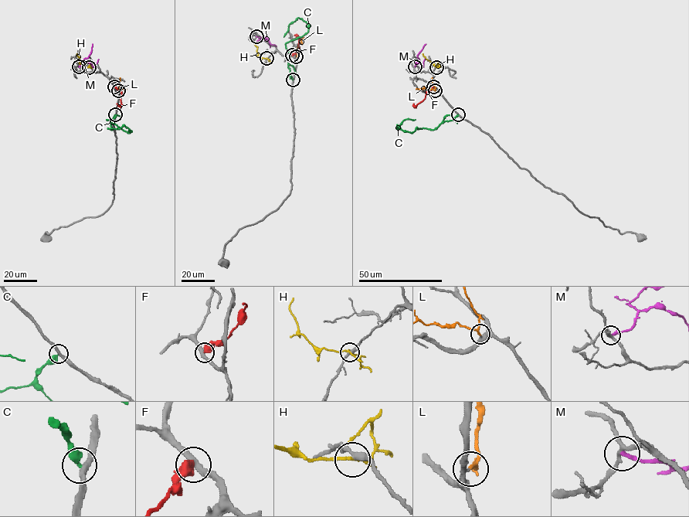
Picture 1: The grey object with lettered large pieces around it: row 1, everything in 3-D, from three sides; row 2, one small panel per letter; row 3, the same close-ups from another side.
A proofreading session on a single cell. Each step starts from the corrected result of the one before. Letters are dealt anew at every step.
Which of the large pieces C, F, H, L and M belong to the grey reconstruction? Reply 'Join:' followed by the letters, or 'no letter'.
Join: L

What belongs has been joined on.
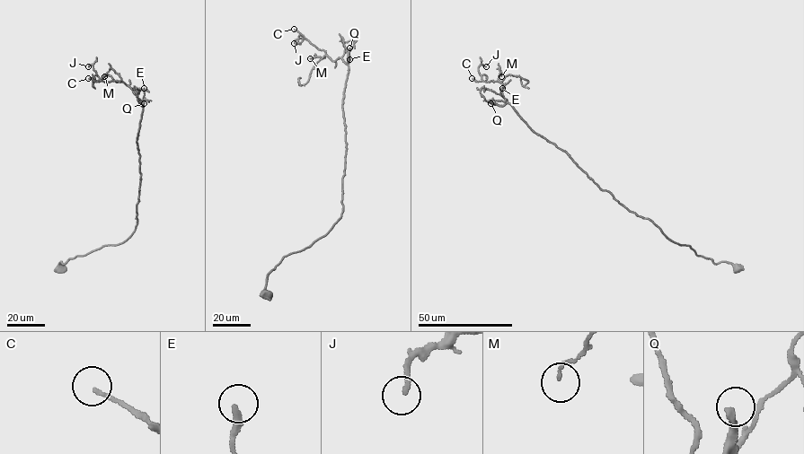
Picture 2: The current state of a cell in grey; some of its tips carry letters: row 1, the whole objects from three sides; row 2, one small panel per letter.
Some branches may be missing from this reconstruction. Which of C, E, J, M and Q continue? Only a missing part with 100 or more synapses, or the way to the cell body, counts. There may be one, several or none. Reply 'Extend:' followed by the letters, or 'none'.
Extend: Q

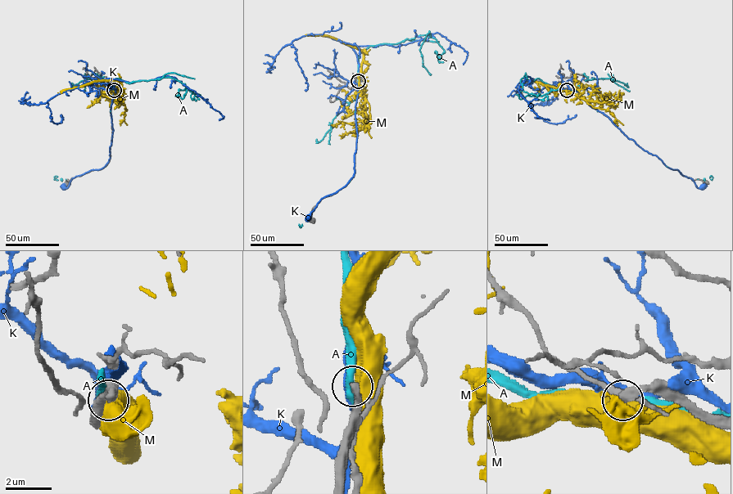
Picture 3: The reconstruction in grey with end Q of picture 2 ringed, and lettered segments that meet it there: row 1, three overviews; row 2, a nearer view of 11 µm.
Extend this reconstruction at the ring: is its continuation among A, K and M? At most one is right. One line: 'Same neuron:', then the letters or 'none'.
Same neuron: none

